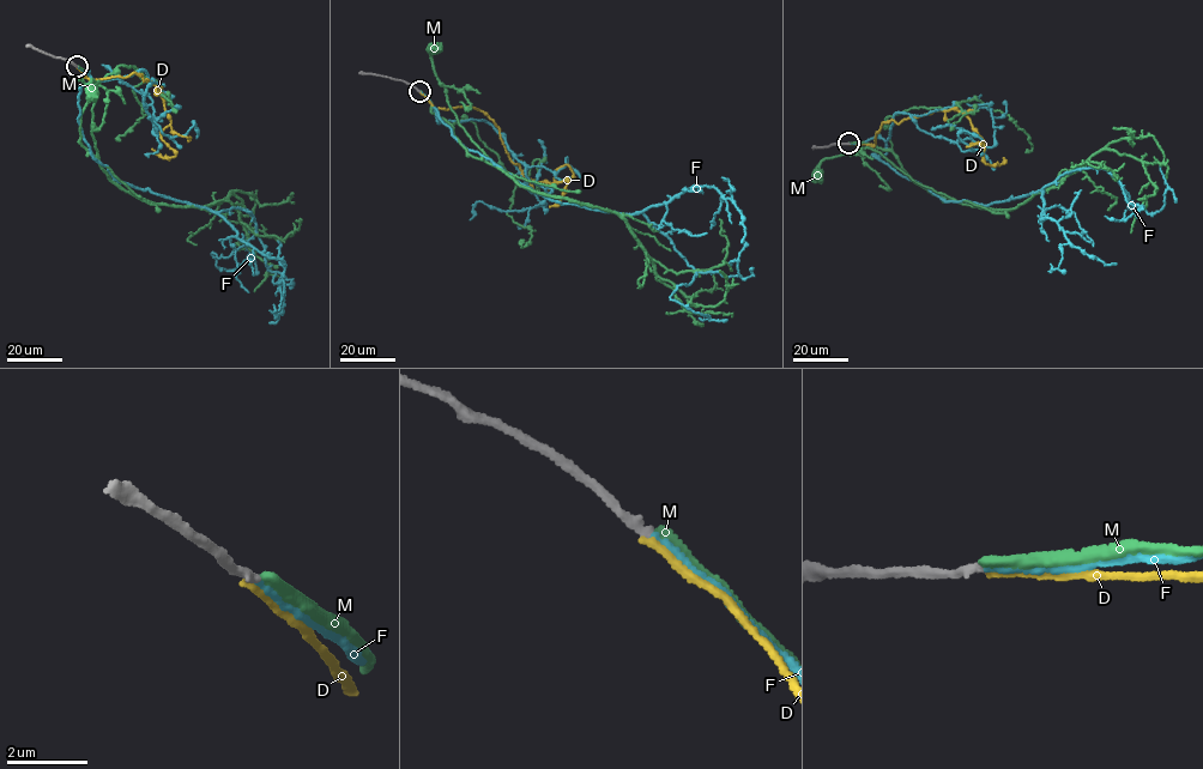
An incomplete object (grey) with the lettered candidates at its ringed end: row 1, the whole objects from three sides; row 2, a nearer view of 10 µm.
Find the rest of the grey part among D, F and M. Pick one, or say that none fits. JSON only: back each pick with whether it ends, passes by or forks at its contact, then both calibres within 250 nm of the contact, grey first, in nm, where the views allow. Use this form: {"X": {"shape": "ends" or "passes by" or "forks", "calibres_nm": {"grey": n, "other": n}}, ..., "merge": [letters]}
{"F": {"shape": "ends", "calibres_nm": {"grey": 220, "other": 240}}, "merge": ["F"]}

